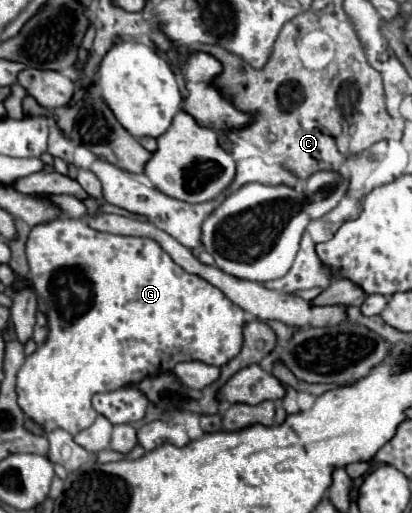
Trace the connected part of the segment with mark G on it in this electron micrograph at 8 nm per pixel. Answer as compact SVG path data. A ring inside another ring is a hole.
M54 219L32 227L26 255L30 265L28 277L40 297L38 309L48 319L48 337L20 367L16 393L22 411L40 423L46 433L60 427L76 435L90 427L98 417L92 407L92 397L98 391L136 385L144 377L172 371L182 361L202 361L222 367L242 349L244 311L206 279L186 273L148 237L100 233L78 219Z

